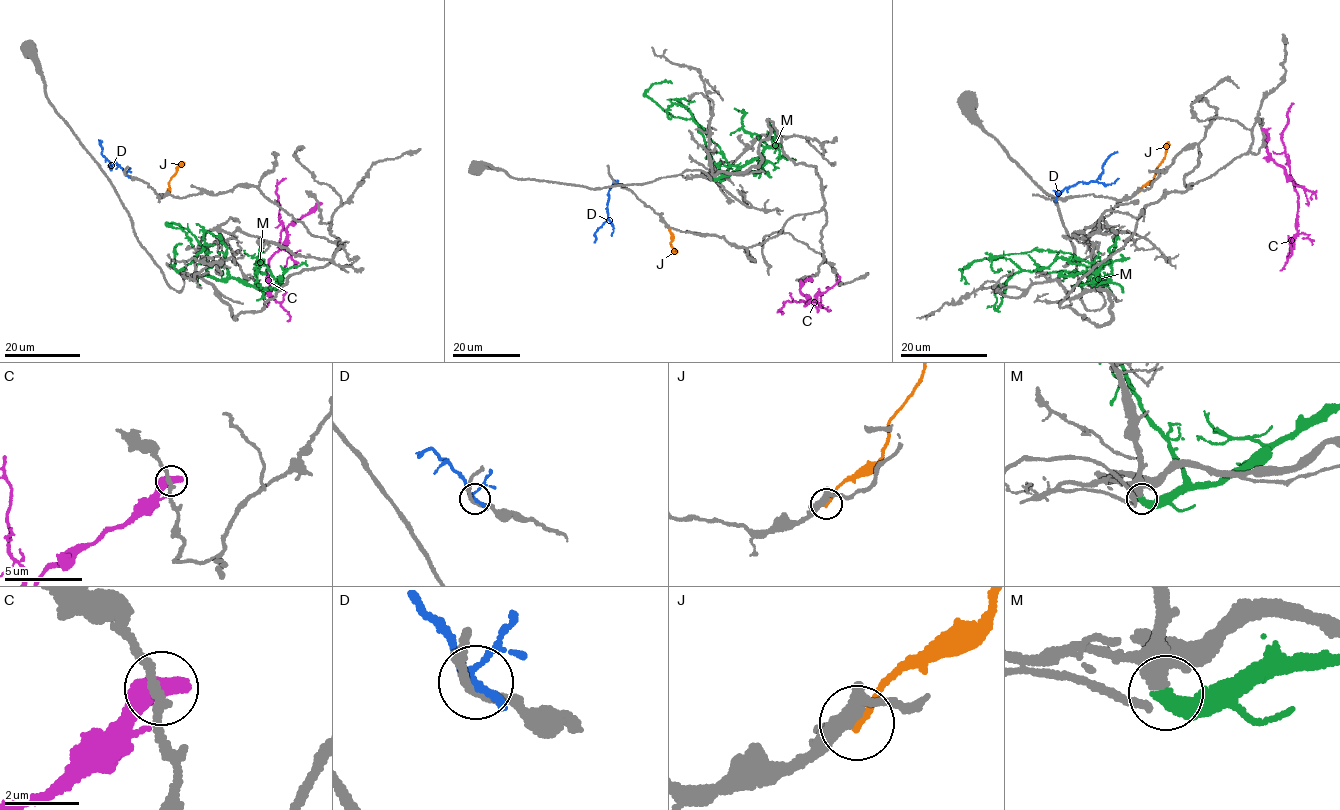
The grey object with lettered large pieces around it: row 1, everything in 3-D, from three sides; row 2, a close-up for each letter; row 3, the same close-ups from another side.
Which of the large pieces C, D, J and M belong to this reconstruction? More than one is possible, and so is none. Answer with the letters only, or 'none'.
M

